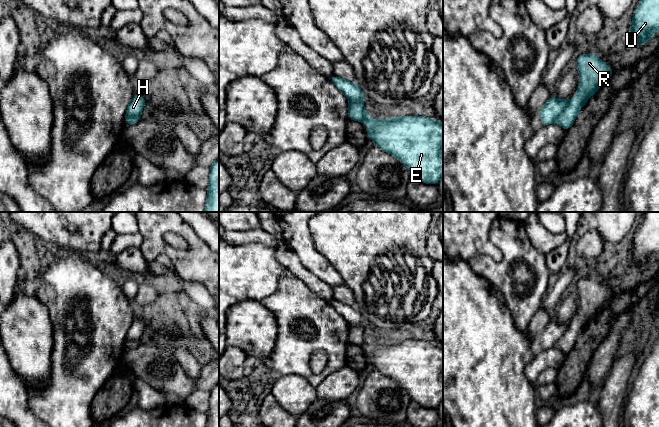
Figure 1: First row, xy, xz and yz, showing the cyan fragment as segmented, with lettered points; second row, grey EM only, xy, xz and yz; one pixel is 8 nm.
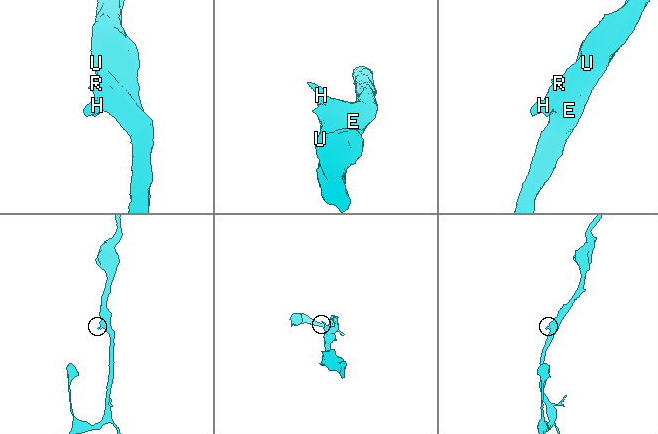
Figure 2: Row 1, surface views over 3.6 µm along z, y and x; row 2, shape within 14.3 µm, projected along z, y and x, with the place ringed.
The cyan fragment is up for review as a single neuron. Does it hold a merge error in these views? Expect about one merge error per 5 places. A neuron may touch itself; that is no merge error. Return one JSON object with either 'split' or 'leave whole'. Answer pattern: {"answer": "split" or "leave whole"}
{"answer": "split"}

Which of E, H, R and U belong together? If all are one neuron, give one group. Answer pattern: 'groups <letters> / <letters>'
groups E H U / R

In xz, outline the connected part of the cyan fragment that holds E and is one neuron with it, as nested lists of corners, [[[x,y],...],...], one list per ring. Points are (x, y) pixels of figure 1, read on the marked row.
[[[423,116],[369,119],[366,134],[373,144],[404,164],[411,177],[436,185],[443,177],[443,124]]]

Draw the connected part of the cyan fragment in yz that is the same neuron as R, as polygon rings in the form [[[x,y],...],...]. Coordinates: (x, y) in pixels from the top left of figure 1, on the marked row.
[[[591,53],[579,55],[576,66],[580,74],[578,89],[570,103],[555,120],[564,130],[568,130],[573,125],[578,111],[588,98],[609,80],[614,71],[614,68],[609,69],[600,58]]]

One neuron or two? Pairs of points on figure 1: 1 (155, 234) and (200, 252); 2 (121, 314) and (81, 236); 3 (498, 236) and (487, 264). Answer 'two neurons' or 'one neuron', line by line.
1: one neuron
2: two neurons
3: one neuron

